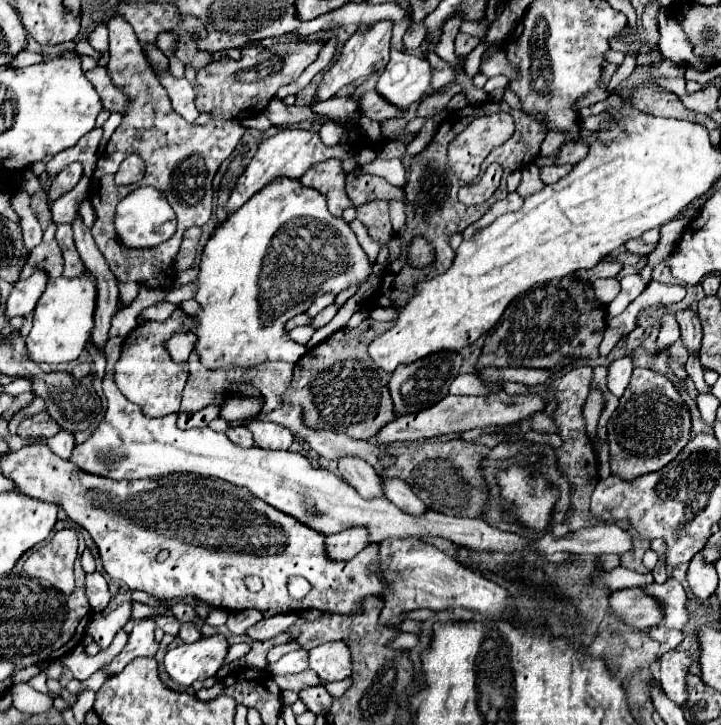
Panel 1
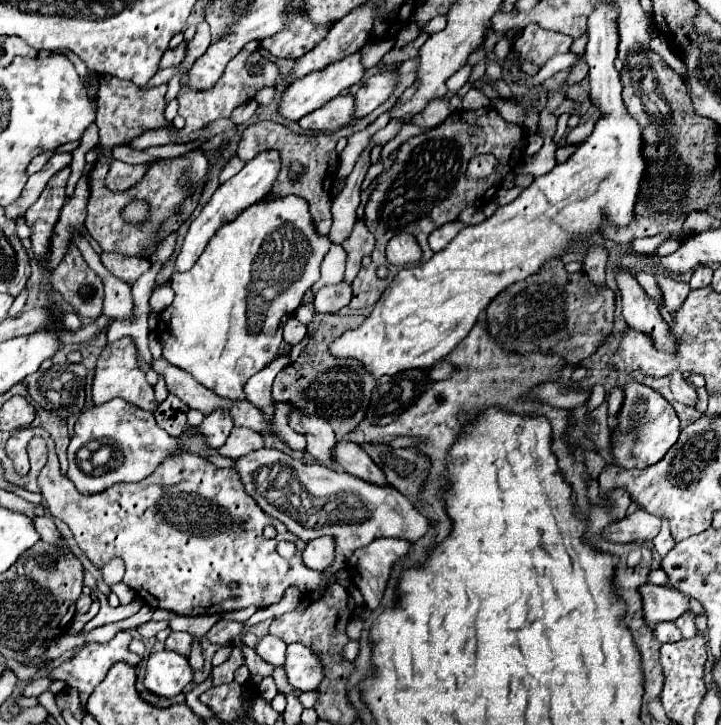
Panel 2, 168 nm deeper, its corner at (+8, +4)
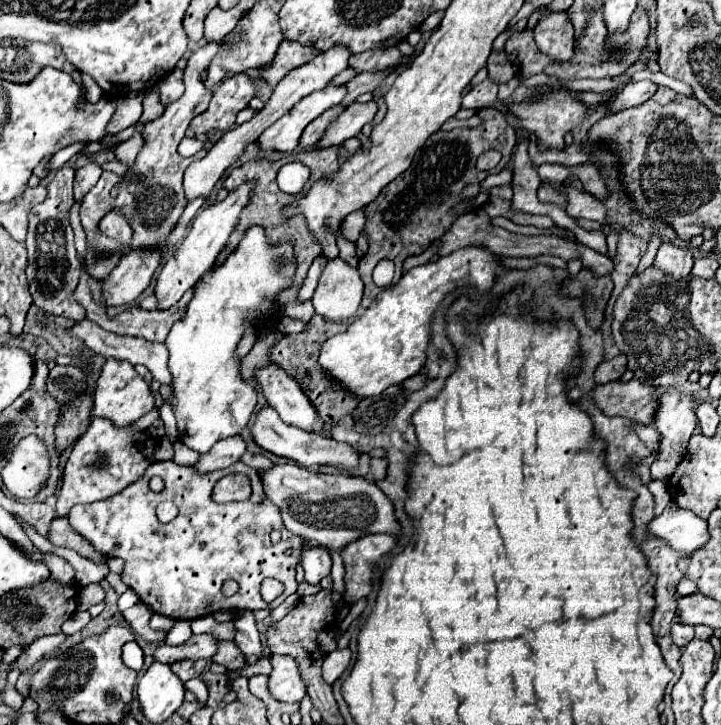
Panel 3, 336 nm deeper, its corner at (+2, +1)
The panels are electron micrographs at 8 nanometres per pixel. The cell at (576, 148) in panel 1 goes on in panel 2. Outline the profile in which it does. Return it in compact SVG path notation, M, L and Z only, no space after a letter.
M589 107L587 113L581 117L579 125L569 131L569 135L565 137L565 143L567 143L567 145L579 145L579 143L583 143L583 141L591 135L597 117L599 117L599 113L595 111L595 107Z

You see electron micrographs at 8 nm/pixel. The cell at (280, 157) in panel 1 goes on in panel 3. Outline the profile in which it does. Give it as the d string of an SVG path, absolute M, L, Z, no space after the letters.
M245 182L243 186L239 186L233 194L229 194L223 202L207 206L205 210L201 210L193 224L191 230L187 234L187 238L181 242L181 246L177 246L177 250L173 252L173 256L165 262L161 274L157 276L155 282L155 298L157 298L157 310L169 310L173 304L177 304L181 300L181 296L207 272L211 270L211 266L215 264L219 252L223 250L225 242L229 240L229 234L233 232L241 210L245 208L245 204L249 202L251 196L251 182Z

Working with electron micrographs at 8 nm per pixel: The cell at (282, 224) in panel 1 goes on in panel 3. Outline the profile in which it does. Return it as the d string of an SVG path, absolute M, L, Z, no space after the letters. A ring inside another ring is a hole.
M253 226L225 264L211 268L197 282L187 316L171 328L165 340L173 376L173 398L167 402L177 418L179 440L187 448L205 454L215 442L235 436L247 426L257 404L257 392L243 382L235 350L245 328L263 322L273 296L291 286L293 274L293 246L287 242L271 246L265 230ZM245 316L251 318L249 324L245 324Z

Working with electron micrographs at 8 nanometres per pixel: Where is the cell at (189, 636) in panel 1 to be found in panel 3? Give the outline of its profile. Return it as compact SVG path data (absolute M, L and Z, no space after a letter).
M183 660L183 662L175 662L171 666L171 670L177 674L177 678L181 678L181 682L185 684L191 678L197 678L203 674L203 668L207 666L207 660Z

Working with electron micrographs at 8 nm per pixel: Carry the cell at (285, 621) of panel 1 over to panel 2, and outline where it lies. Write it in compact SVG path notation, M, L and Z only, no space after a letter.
M219 621L215 623L207 637L211 643L217 643L217 645L229 645L231 641L239 639L243 633L247 631L247 625L245 623L237 623L237 621Z

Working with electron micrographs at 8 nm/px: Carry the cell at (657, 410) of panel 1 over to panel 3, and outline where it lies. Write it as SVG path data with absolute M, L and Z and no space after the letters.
M669 388L659 402L659 410L655 414L655 428L661 434L661 450L657 452L657 460L651 466L651 476L655 480L663 480L667 482L673 474L673 470L677 468L677 464L681 462L681 458L685 456L685 446L689 444L689 438L697 426L697 416L695 416L695 398L691 394L679 392L677 388Z

